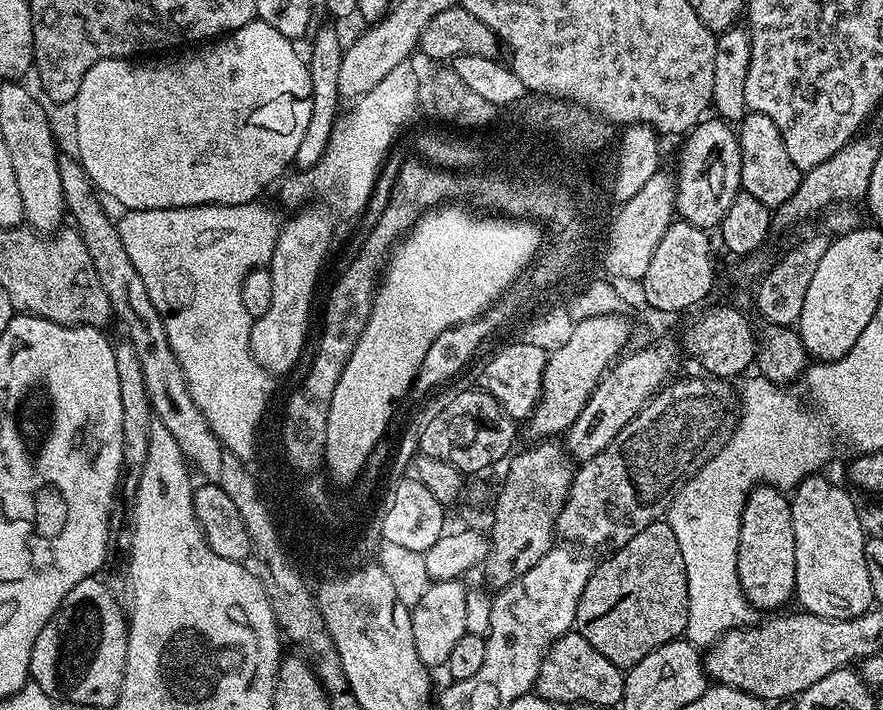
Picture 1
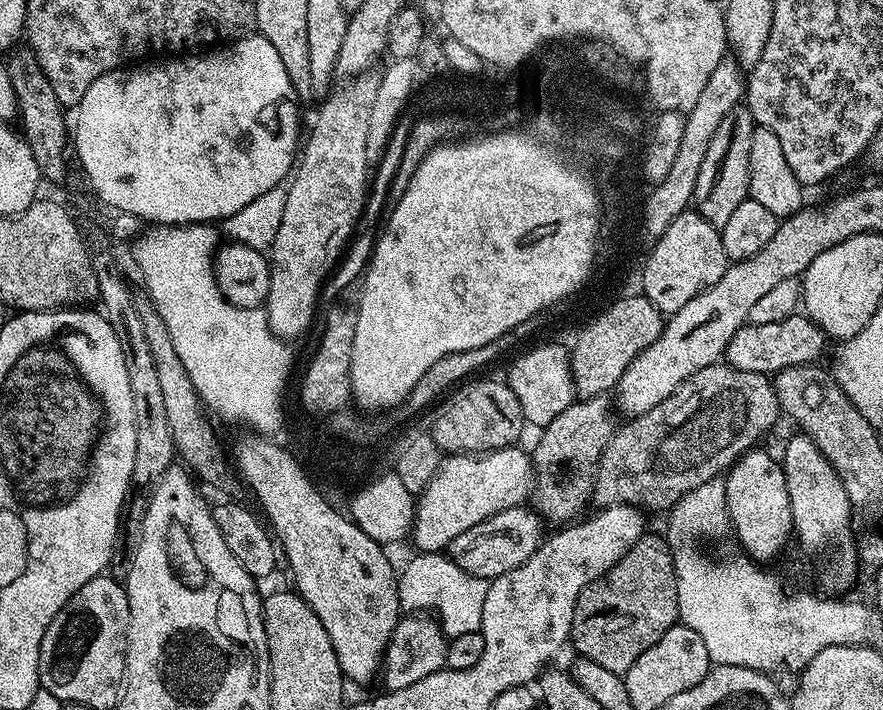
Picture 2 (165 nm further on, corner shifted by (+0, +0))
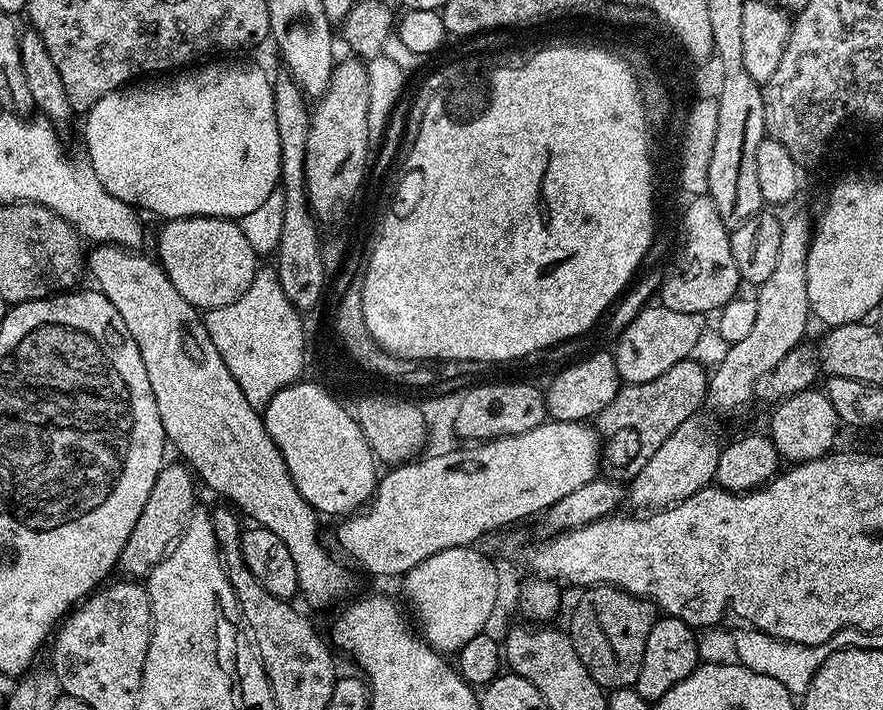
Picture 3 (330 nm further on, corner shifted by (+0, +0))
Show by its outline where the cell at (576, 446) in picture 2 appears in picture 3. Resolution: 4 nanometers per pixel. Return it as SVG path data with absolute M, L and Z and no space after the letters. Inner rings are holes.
M689 358L670 366L670 370L666 370L666 374L658 374L658 378L654 378L654 382L624 384L620 393L610 402L610 406L603 408L594 420L595 431L603 441L603 471L605 468L608 471L605 473L611 479L618 481L623 481L625 477L636 476L638 470L642 470L642 466L646 466L646 462L654 454L654 450L658 450L658 446L662 446L662 442L666 442L666 438L670 438L670 434L674 434L674 430L678 430L678 426L682 426L682 422L697 415L701 411L700 407L705 407L709 379L709 373L707 371L704 373L703 366L696 361L696 358Z

